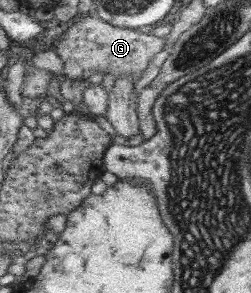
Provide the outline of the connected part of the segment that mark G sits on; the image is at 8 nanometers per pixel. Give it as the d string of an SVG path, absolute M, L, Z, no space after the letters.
M88 16L63 32L62 40L56 44L56 53L64 61L65 78L70 80L86 79L95 71L100 71L110 72L116 79L118 76L130 76L136 81L164 45L166 38L150 35L146 30L120 28L100 17Z

